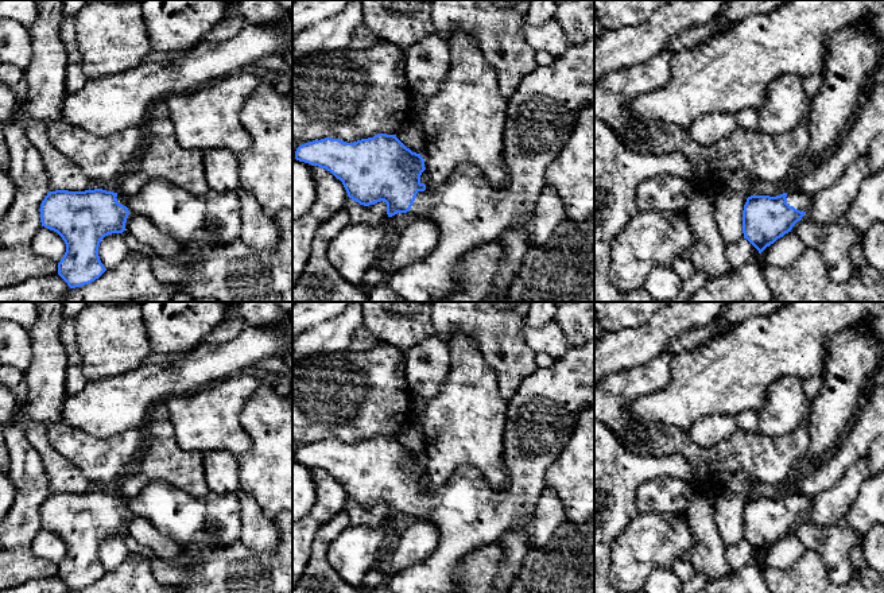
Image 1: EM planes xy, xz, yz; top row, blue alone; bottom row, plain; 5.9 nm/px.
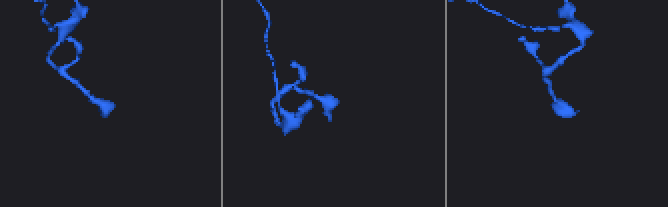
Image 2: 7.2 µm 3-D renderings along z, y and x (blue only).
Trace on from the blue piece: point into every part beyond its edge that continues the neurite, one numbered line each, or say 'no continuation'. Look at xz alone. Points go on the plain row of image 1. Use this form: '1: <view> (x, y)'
1: xz (542, 414)

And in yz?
1: yz (799, 502)

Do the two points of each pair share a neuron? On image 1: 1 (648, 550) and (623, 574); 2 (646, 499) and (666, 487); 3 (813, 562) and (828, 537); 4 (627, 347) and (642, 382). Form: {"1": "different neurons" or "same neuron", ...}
{"1": "same neuron", "2": "same neuron", "3": "different neurons", "4": "different neurons"}

